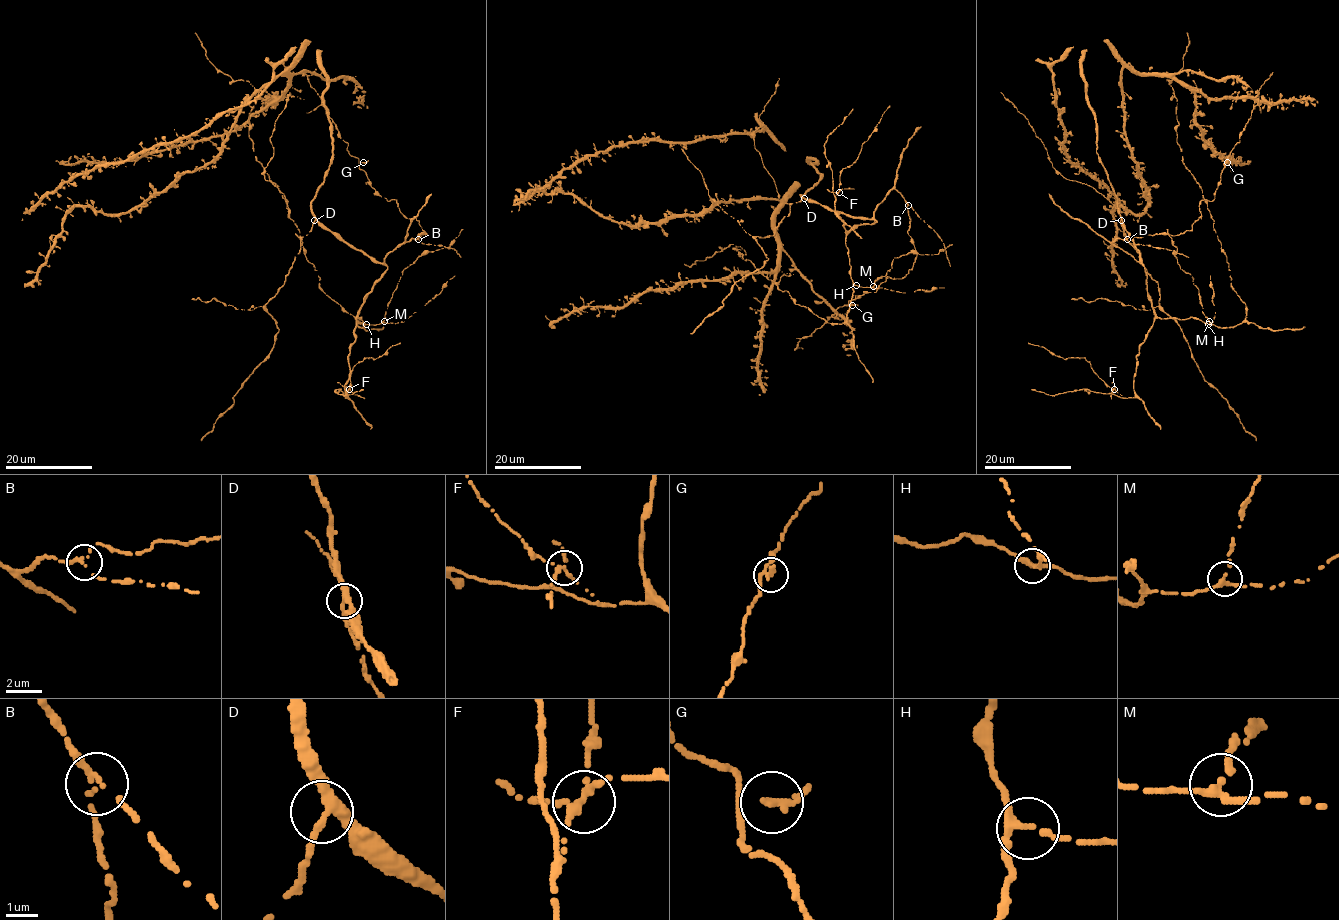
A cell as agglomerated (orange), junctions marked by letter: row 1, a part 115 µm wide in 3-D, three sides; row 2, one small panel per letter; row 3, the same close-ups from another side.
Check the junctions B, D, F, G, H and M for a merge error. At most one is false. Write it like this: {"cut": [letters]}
{"cut": []}

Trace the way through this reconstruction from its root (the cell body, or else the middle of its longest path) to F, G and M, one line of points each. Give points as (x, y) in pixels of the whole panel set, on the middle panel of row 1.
F: (743, 255), (796, 304), (830, 323), (844, 323), (852, 281), (845, 222), (834, 211), (838, 192)
G: (743, 255), (796, 304), (844, 323), (845, 237), (875, 222), (895, 188), (915, 261), (852, 305)
M: (743, 255), (777, 288), (789, 293), (796, 304), (830, 323), (846, 321), (855, 285), (873, 286)

